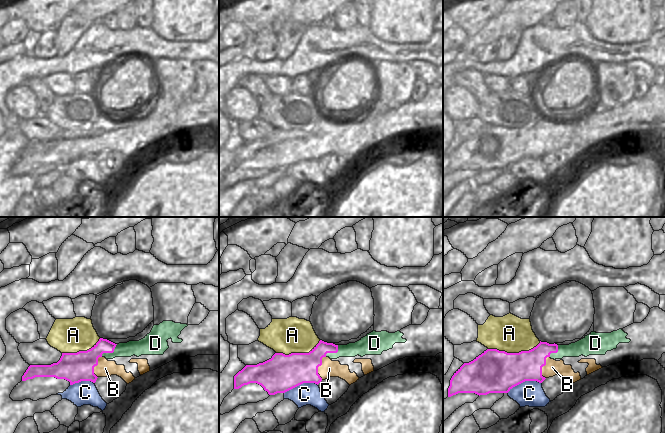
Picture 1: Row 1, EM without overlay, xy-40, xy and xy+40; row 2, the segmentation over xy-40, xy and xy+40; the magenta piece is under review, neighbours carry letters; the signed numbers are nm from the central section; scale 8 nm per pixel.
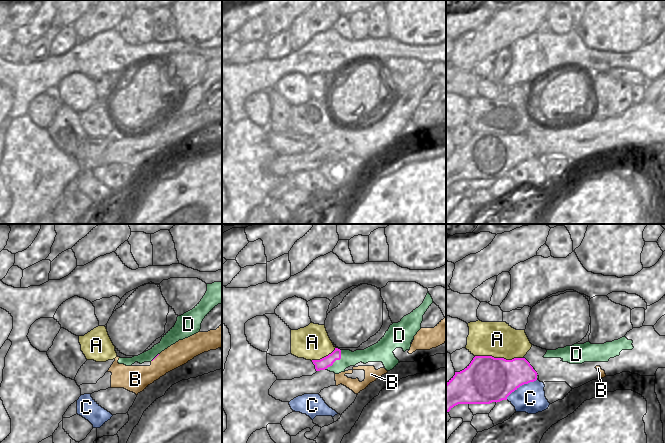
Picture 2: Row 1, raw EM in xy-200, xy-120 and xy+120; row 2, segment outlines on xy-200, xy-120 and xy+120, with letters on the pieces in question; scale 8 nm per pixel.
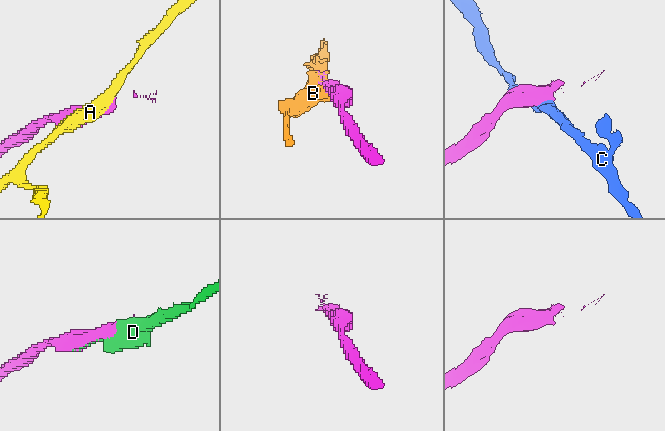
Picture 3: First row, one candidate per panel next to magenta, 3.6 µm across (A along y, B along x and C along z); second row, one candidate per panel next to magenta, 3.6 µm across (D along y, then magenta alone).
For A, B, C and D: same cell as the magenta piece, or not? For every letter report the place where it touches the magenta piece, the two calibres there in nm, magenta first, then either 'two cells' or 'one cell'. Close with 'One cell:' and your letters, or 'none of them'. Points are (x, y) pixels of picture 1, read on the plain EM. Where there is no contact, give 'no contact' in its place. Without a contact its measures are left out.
A: xy+40 (514, 129) | 340/300 nm | two cells
B: xy (318, 142) | 280/140 nm | two cells
C: xy+40 (524, 157) | 340/200 nm | two cells
D: xy-40 (110, 128) | 200/120 nm | one cell
One cell: D

